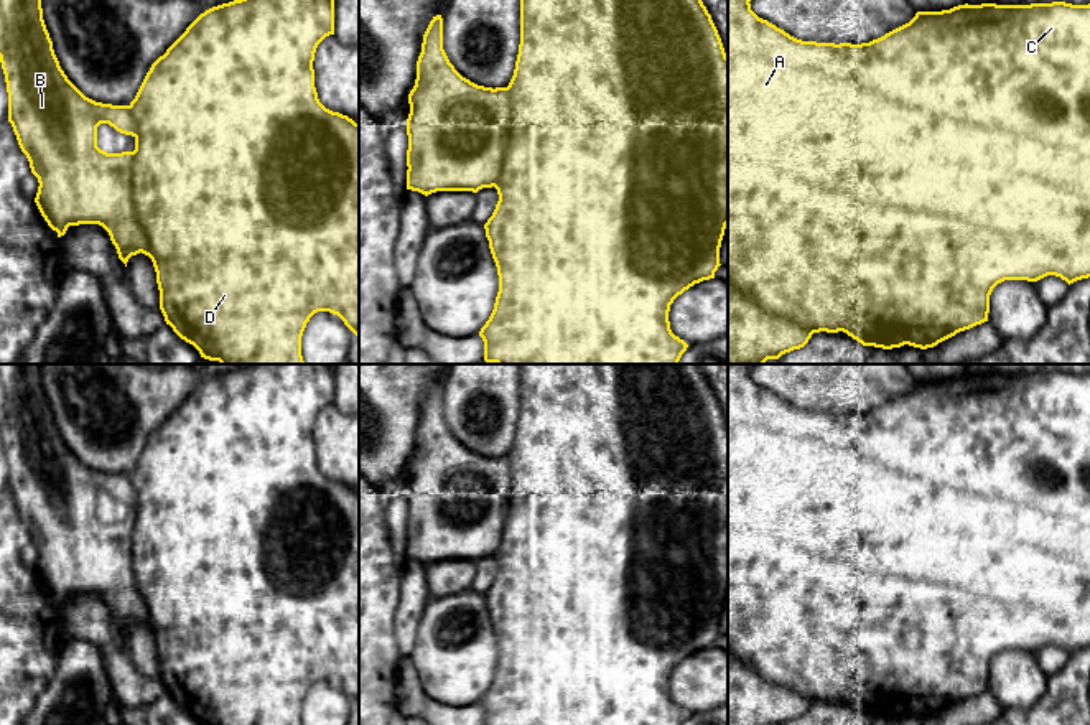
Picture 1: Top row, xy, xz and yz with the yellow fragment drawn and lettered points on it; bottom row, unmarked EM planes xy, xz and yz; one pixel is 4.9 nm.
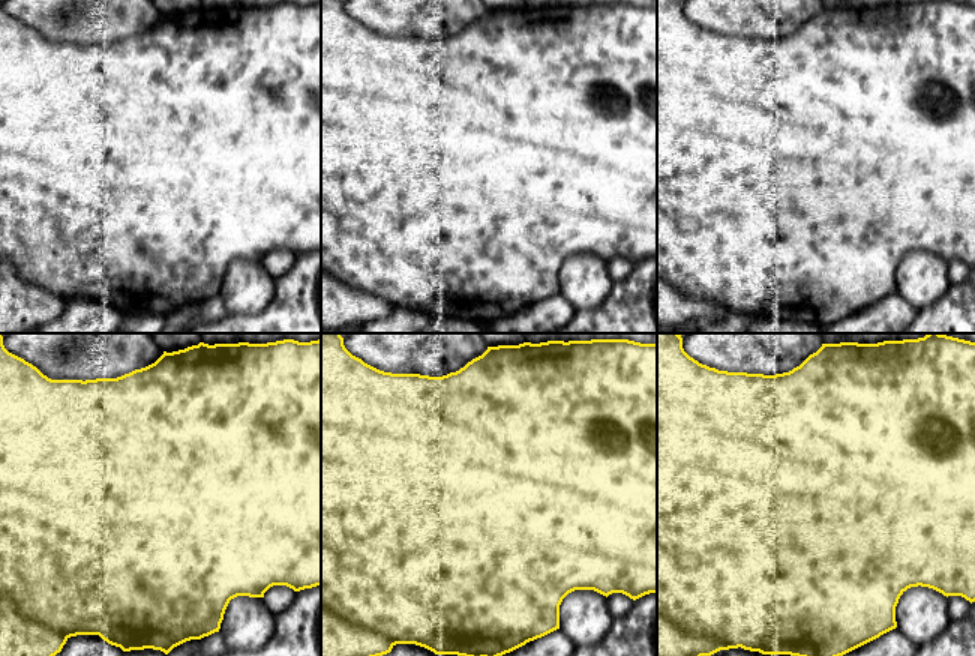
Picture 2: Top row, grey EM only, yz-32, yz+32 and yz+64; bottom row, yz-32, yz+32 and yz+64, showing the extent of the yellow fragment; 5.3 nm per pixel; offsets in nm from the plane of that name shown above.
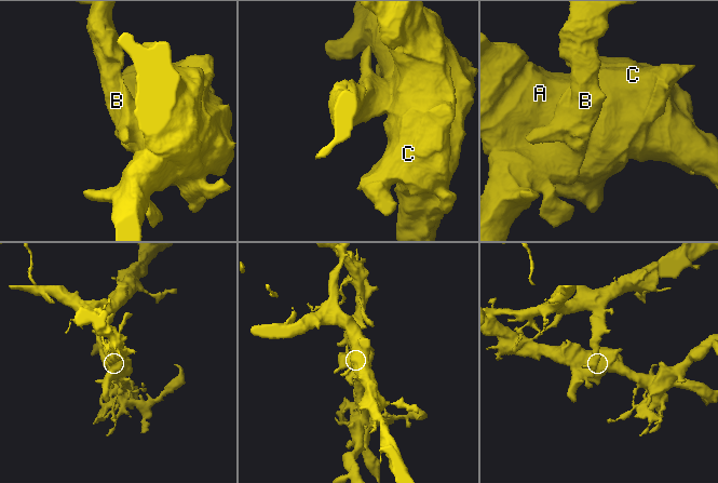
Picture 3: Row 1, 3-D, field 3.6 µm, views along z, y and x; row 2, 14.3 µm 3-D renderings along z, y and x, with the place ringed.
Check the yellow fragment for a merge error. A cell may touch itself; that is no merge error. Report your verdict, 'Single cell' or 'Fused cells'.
Fused cells

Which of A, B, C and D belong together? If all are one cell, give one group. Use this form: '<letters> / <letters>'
A C D / B

